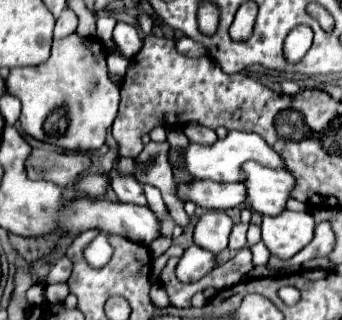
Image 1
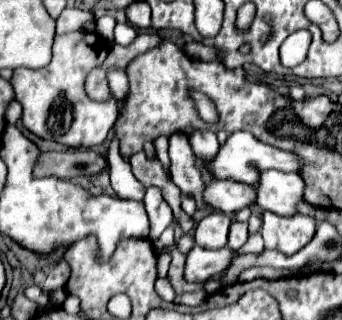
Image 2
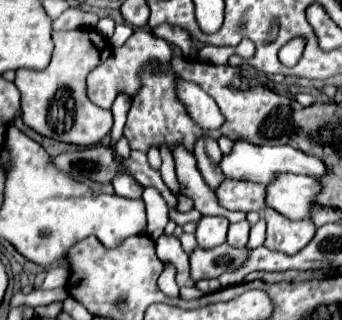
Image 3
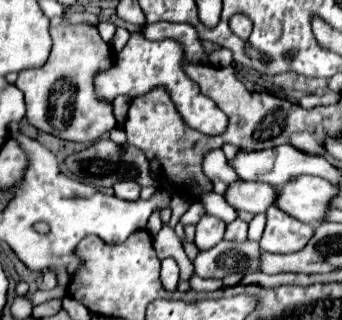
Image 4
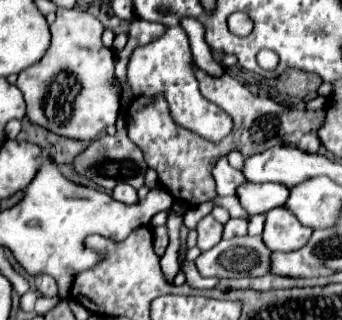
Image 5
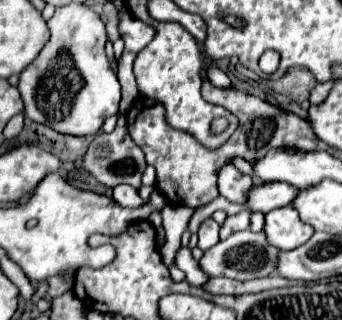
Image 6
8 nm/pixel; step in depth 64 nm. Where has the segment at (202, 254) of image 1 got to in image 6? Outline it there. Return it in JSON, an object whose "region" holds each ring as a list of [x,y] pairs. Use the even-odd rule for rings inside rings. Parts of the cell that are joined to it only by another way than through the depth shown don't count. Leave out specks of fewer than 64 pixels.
{"region":[[[234,232],[228,240],[218,242],[210,250],[204,252],[200,266],[208,276],[224,276],[232,280],[254,280],[254,278],[264,278],[276,272],[278,264],[278,248],[270,246],[266,240],[264,232]]]}

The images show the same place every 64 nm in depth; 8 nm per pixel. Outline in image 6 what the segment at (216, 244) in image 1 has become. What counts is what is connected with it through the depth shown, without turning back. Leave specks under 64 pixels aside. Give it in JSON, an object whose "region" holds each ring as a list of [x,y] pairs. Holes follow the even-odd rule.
{"region":[[[206,218],[198,230],[198,248],[208,250],[214,244],[218,244],[218,240],[220,240],[218,230],[220,230],[220,224],[216,224],[212,218]]]}

